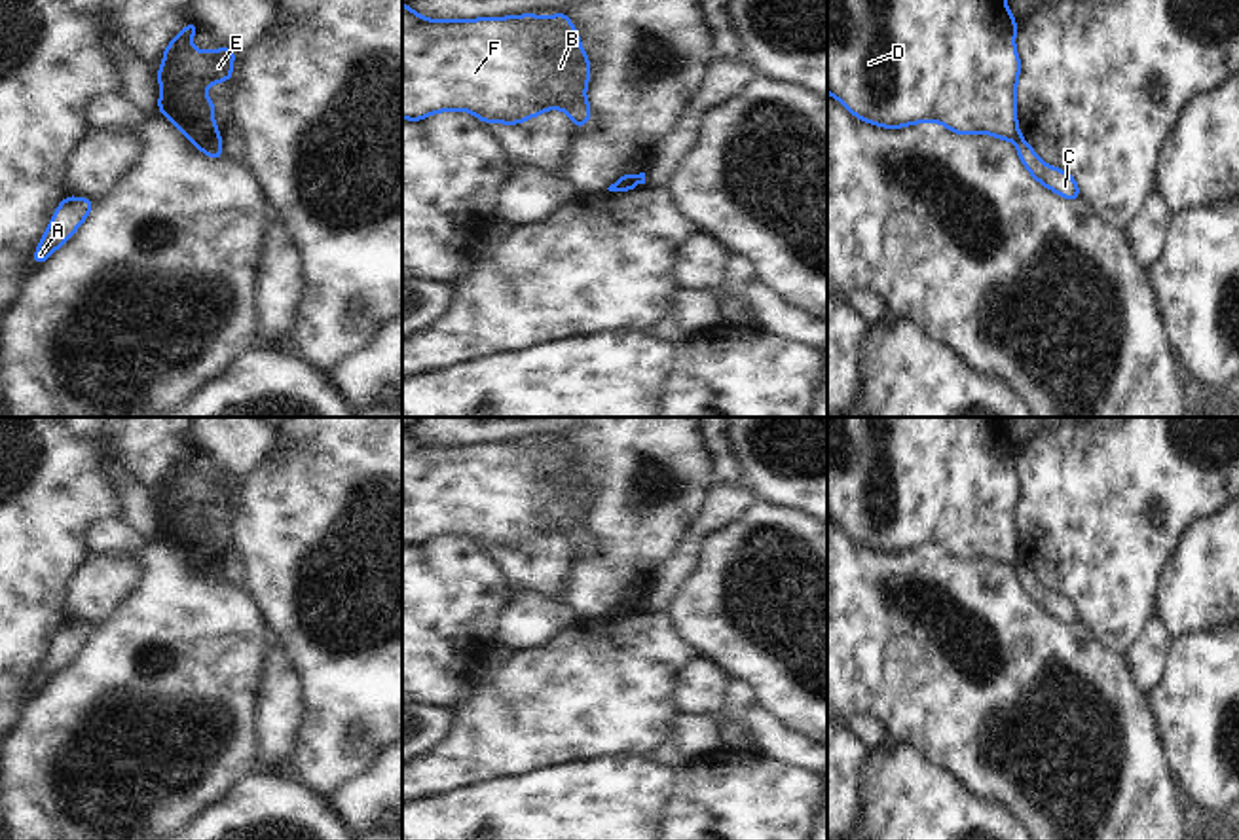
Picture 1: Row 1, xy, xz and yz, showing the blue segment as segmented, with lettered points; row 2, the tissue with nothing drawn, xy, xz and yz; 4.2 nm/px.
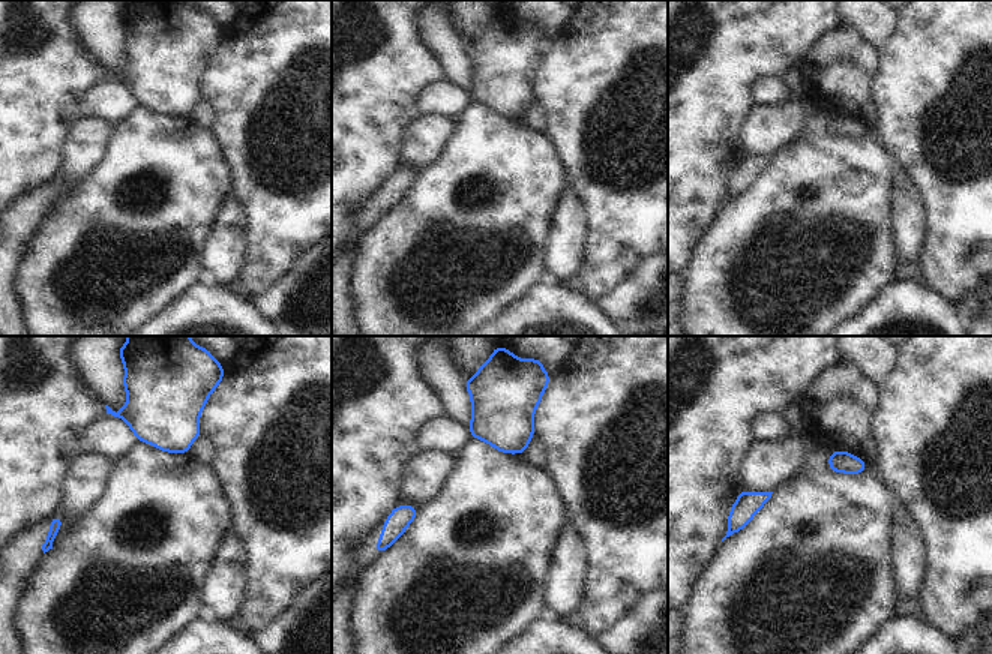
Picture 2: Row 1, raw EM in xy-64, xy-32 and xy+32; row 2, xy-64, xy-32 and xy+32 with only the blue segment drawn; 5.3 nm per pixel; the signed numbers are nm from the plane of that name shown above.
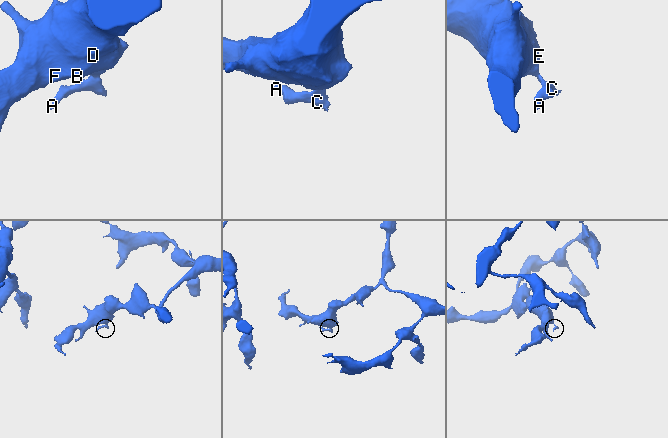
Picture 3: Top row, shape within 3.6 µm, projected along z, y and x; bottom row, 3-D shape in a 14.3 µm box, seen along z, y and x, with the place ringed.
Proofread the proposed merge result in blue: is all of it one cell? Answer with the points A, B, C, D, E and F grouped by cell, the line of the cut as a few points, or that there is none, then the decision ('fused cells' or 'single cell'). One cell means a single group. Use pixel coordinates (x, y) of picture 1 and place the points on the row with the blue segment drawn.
groups A C / B D E F; cut xy (192, 139), (219, 141); fused cells

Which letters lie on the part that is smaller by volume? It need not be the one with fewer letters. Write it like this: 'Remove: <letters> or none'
Remove: A, C

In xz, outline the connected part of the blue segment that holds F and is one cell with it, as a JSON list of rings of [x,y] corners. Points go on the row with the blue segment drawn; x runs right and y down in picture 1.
[[[402,4],[402,119],[421,121],[431,114],[467,110],[484,123],[518,125],[550,108],[571,116],[575,131],[583,129],[592,108],[584,97],[592,66],[581,47],[581,36],[564,11],[539,17],[533,11],[512,17],[427,19]]]

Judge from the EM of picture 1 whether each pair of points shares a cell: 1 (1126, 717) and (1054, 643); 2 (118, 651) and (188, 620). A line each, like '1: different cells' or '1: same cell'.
1: same cell
2: same cell

